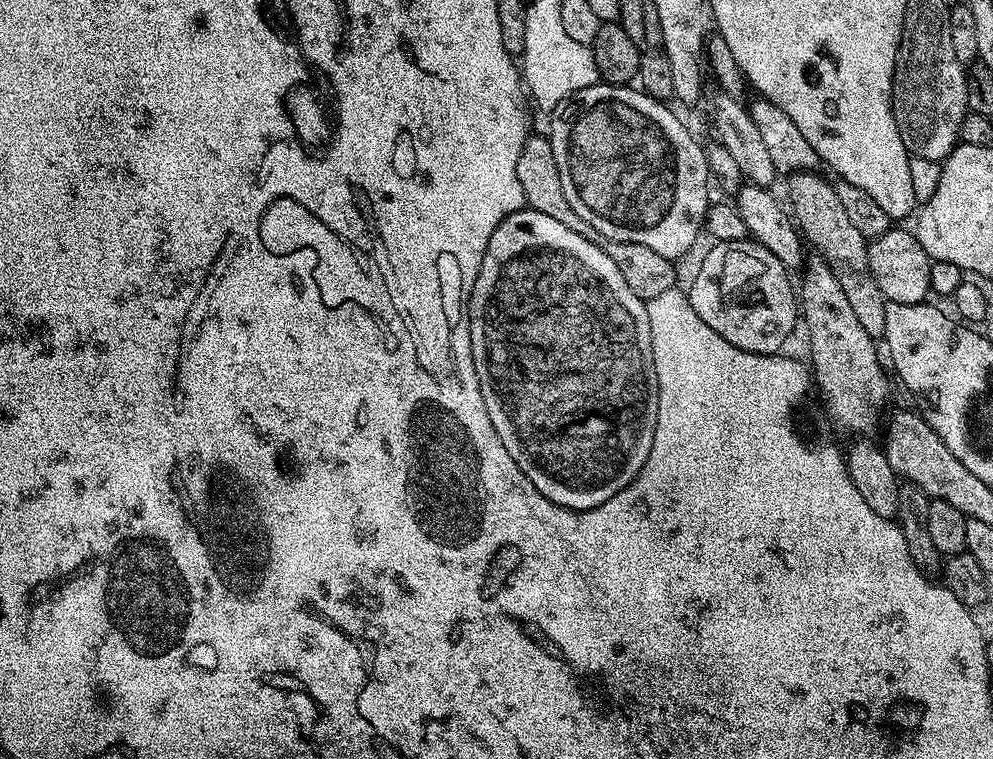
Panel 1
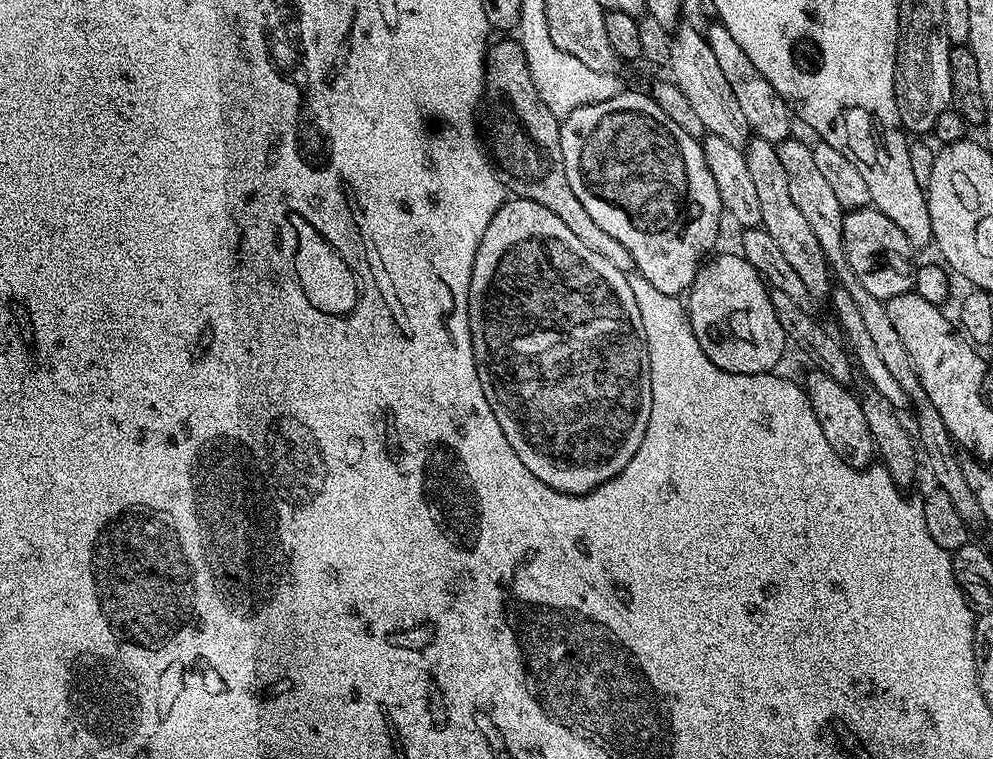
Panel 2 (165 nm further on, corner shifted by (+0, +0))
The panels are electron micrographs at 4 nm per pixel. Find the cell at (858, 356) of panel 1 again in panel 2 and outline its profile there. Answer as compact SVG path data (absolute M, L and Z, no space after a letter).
M759 138L749 139L744 148L746 167L750 170L750 178L754 181L754 186L758 189L758 207L762 209L760 224L778 242L778 247L782 250L782 255L790 261L790 266L798 270L798 278L806 285L806 290L813 298L819 302L827 297L834 288L834 273L828 265L826 254L822 254L822 245L818 243L818 237L814 230L810 230L810 222L794 206L794 198L790 198L790 178L786 178L786 169L778 159L776 145Z

